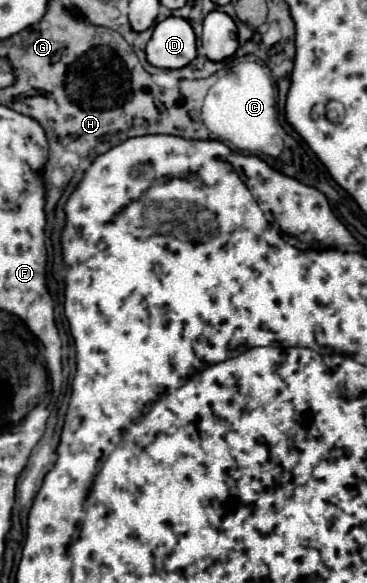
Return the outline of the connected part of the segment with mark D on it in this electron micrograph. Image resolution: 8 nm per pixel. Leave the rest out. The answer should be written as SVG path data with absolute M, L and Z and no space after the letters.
M169 16L163 22L159 22L153 30L153 36L147 44L147 60L157 68L183 68L191 60L195 60L195 32L191 24L183 18Z

